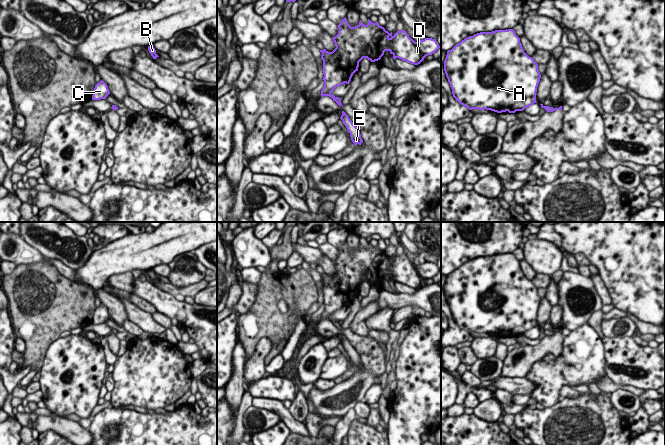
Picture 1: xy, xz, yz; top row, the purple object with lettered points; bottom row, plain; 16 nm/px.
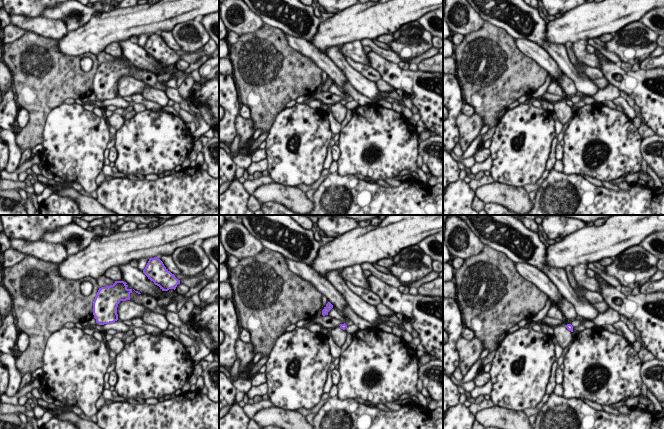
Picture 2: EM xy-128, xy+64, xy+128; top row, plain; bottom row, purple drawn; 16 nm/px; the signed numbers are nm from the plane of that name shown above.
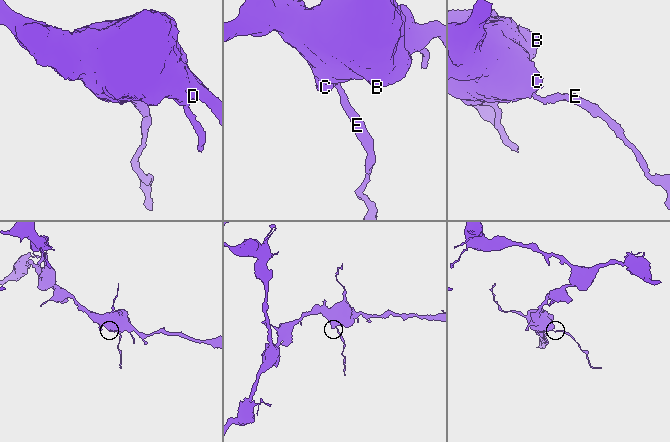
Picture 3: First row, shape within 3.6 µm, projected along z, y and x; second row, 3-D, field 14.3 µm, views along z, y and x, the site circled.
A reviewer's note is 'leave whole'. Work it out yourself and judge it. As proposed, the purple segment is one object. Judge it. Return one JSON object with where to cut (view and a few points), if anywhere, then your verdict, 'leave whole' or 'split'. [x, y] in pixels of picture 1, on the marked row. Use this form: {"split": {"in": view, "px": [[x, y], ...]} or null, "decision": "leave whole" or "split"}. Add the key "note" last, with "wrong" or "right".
{"split": null, "decision": "leave whole", "note": "right"}

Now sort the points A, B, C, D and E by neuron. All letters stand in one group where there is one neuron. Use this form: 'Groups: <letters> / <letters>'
Groups: A B C D E.

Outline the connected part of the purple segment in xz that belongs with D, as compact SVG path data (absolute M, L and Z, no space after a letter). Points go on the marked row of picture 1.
M345 17L337 26L338 34L332 37L336 48L332 52L320 50L324 74L324 87L320 95L331 97L339 106L342 106L341 98L331 92L344 83L350 83L363 58L375 62L381 59L385 51L389 51L394 60L399 58L418 65L440 48L436 39L425 38L415 42L405 30L393 35L378 22L373 23L369 19L367 25L360 20L357 26L351 27Z

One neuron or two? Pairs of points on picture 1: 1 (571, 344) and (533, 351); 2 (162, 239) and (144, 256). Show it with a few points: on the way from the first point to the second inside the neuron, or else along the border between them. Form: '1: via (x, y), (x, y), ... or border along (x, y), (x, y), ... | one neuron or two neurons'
1: border along (563, 337), (562, 351), (555, 357) | two neurons
2: via (157, 243), (148, 251) | one neuron

